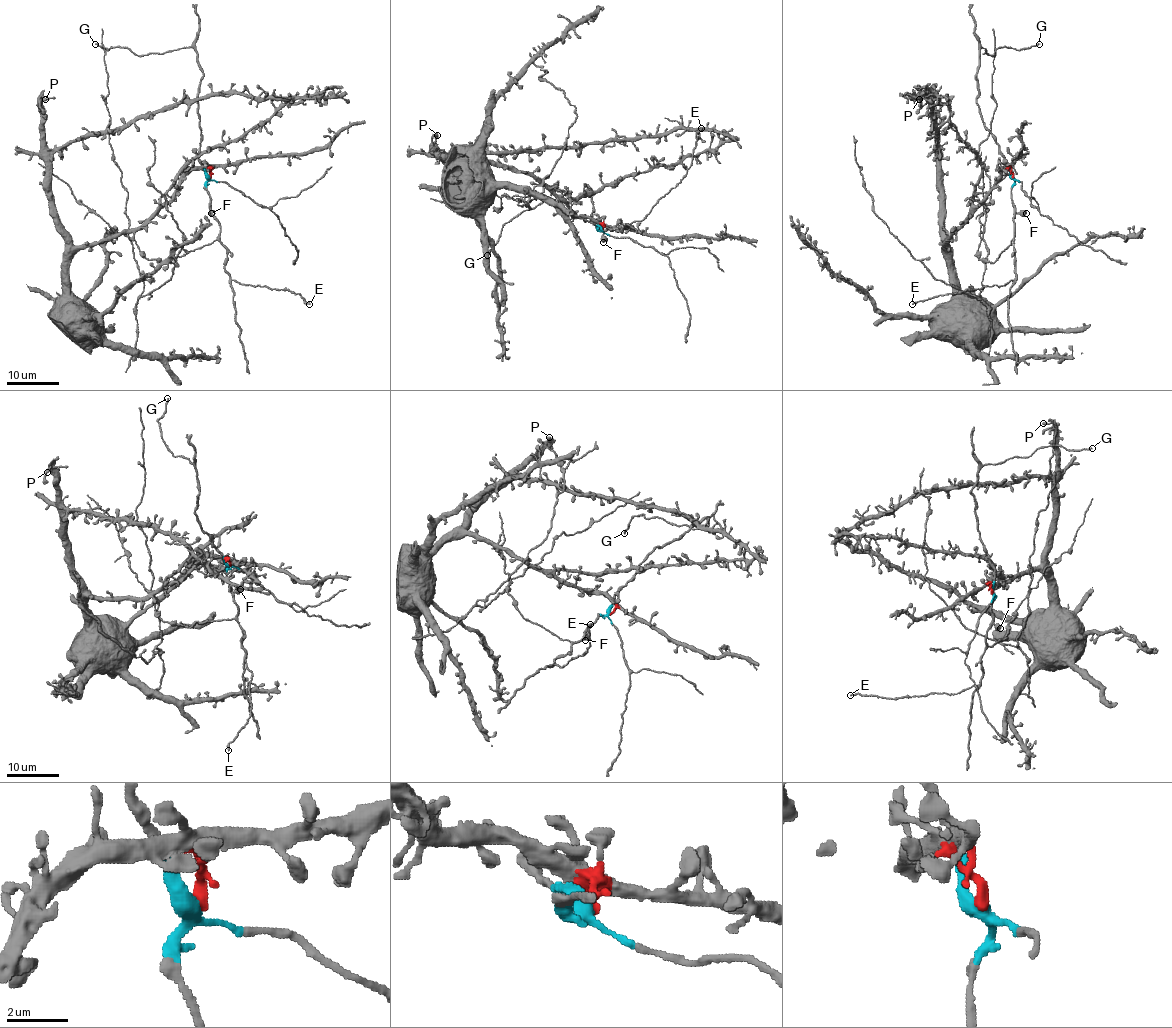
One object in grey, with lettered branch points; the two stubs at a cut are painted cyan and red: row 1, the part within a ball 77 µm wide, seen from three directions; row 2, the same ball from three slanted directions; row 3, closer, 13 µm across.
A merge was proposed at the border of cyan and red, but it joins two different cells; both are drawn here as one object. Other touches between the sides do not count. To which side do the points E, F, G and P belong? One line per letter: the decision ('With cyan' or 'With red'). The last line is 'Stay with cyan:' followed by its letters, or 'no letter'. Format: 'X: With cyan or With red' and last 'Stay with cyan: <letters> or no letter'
E: With cyan
F: With cyan
G: With cyan
P: With red
Stay with cyan: E, F, G

